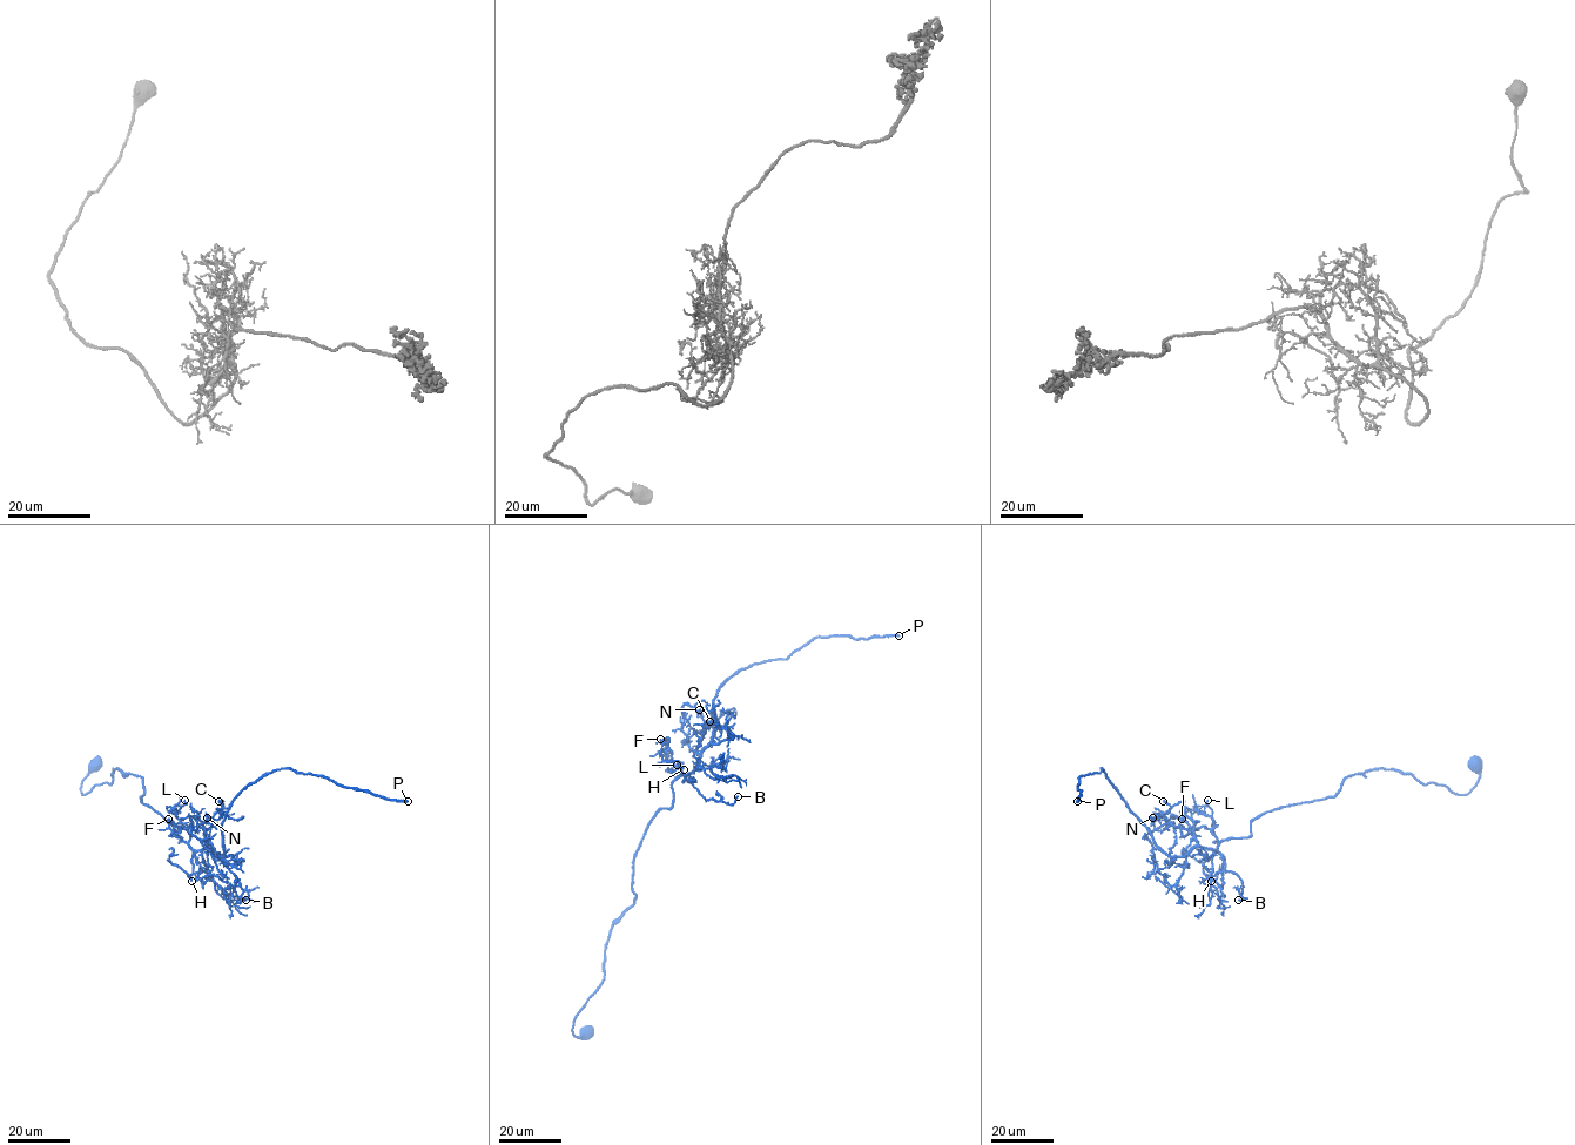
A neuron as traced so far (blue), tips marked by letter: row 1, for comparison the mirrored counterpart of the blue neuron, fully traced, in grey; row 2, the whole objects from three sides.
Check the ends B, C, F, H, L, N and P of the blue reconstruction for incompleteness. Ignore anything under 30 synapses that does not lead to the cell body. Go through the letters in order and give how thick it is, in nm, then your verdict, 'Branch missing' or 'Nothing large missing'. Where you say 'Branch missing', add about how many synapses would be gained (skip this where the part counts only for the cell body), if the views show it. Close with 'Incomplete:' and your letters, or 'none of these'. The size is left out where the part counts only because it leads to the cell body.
B: Thickness 170 nm. Nothing large missing
C: Thickness 200 nm. Nothing large missing
F: Thickness 160 nm. Nothing large missing
H: Thickness 280 nm. Branch missing. Roughly 35 synapses
L: Thickness 130 nm. Nothing large missing
N: Thickness 120 nm. Nothing large missing
P: Thickness 400 nm. Branch missing. Roughly 650 synapses
Incomplete: H, P

